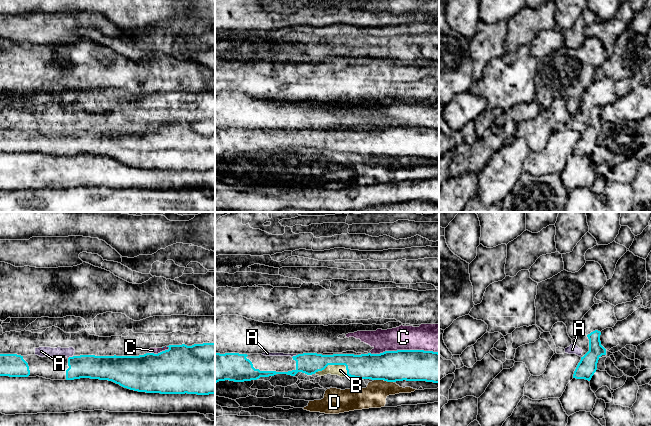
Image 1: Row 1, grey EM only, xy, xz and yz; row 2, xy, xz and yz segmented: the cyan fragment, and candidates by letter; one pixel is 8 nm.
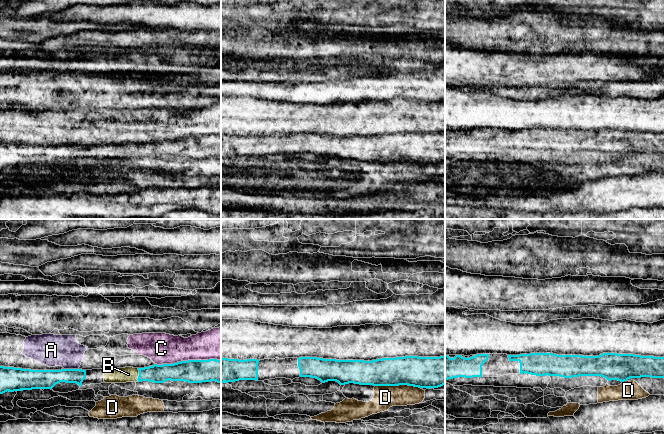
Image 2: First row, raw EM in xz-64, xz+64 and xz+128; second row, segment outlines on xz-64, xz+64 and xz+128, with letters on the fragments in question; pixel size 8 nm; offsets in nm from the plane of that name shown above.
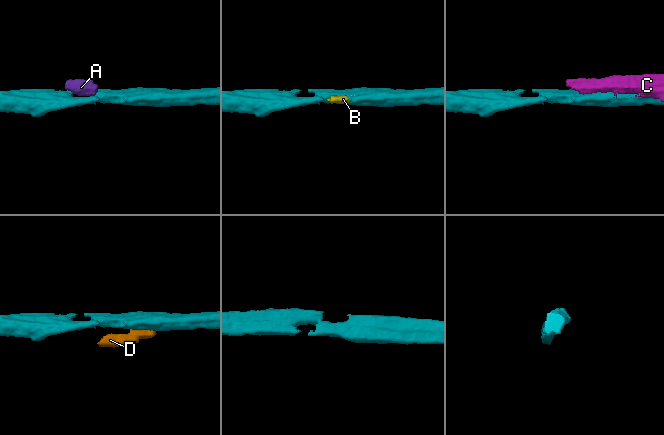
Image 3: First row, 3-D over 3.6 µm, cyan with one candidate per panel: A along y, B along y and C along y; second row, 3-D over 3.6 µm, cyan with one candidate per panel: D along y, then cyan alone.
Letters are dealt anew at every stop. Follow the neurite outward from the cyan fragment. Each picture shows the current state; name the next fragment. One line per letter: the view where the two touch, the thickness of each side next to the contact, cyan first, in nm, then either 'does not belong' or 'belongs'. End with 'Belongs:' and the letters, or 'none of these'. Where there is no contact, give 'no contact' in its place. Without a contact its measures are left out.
A: meets cyan in xz; 180 nm thick on the cyan side, 30 nm on the other; does not belong
B: meets cyan in xz; 190 nm thick on the cyan side, 90 nm on the other; belongs
C: meets cyan in xz; 260 nm thick on the cyan side, 220 nm on the other; does not belong
D: meets cyan in xz; 260 nm thick on the cyan side, 190 nm on the other; does not belong
Belongs: B

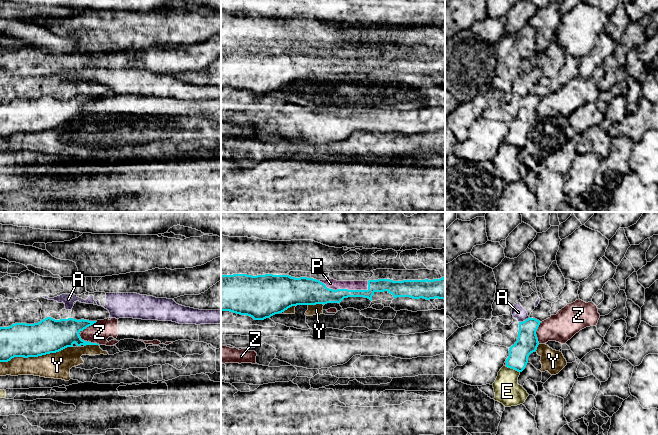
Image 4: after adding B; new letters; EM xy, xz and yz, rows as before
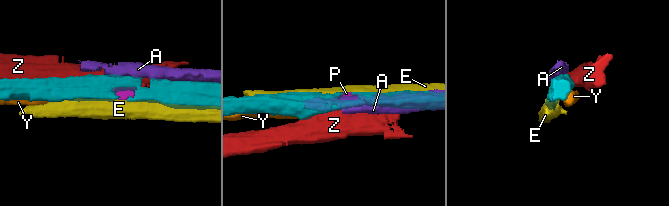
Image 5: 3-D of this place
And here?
A: meets cyan in yz; 180 nm thick on the cyan side, 110 nm on the other; does not belong
E: meets cyan in yz; 180 nm thick on the cyan side, 220 nm on the other; does not belong
P: meets cyan in xz; 200 nm thick on the cyan side, 80 nm on the other; belongs
Y: meets cyan in xy; 280 nm thick on the cyan side, 220 nm on the other; does not belong
Z: meets cyan in xy; 260 nm thick on the cyan side, 170 nm on the other; does not belong
Belongs: P

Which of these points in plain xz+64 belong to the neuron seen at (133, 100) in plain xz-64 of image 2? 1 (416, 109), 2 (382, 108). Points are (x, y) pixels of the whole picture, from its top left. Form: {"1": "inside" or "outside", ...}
{"1": "outside", "2": "outside"}

